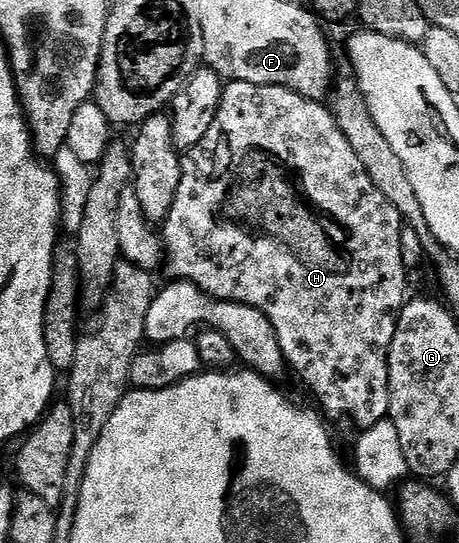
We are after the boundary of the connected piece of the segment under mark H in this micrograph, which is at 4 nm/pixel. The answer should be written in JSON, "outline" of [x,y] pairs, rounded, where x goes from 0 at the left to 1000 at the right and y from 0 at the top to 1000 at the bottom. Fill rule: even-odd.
{"outline":[[[499,151],[484,171],[484,186],[475,193],[475,208],[466,215],[466,230],[399,287],[392,309],[397,333],[388,341],[388,355],[379,363],[379,378],[366,401],[353,413],[353,446],[362,471],[362,499],[377,516],[403,514],[431,525],[451,543],[475,551],[510,554],[527,562],[553,562],[553,569],[571,569],[580,584],[588,584],[588,599],[597,599],[597,613],[606,621],[606,635],[614,635],[621,670],[645,681],[645,691],[680,718],[691,735],[695,755],[708,766],[752,764],[791,790],[824,775],[845,770],[850,746],[850,709],[845,707],[845,652],[858,628],[863,586],[885,556],[889,536],[891,494],[876,481],[876,451],[871,429],[876,405],[867,385],[832,363],[832,354],[797,326],[797,311],[789,311],[789,297],[763,274],[763,260],[736,238],[732,217],[704,188],[669,182],[621,160],[597,157],[553,157],[551,153]]]}

